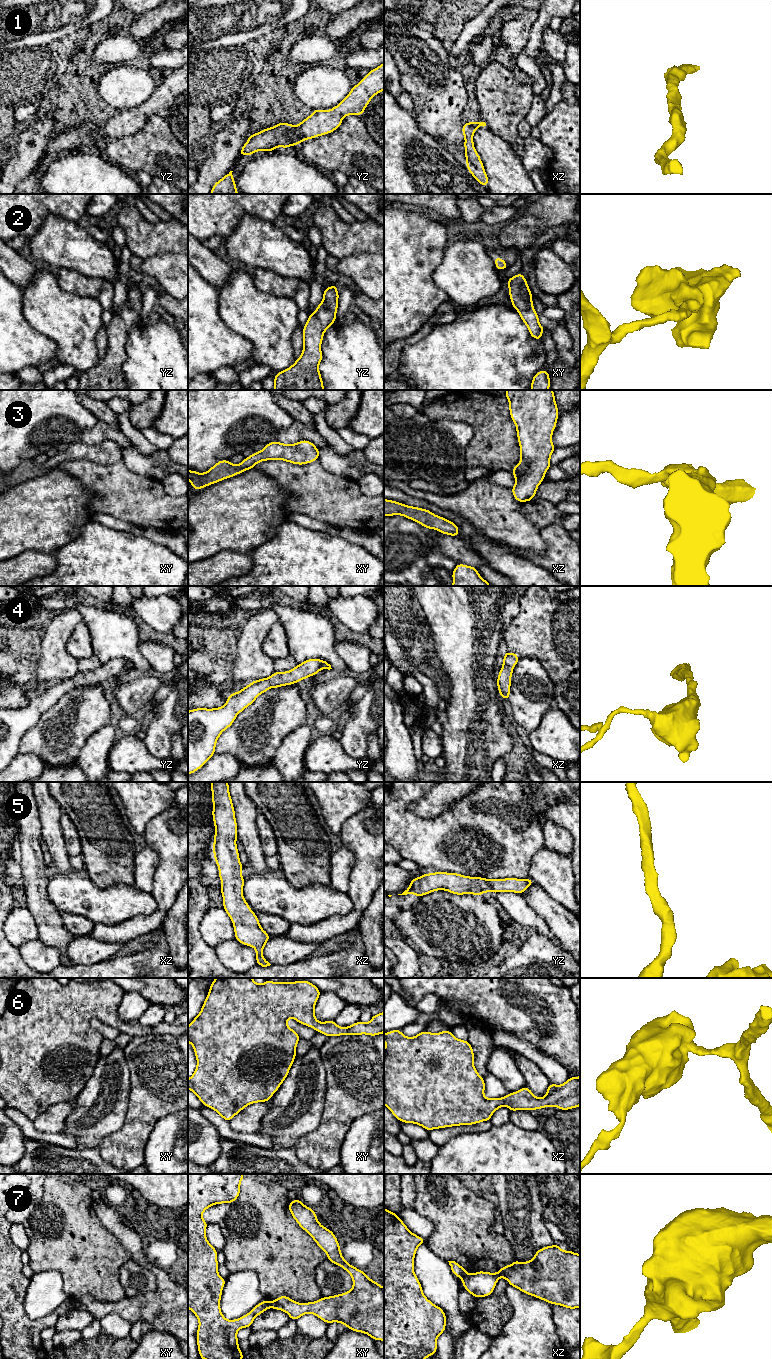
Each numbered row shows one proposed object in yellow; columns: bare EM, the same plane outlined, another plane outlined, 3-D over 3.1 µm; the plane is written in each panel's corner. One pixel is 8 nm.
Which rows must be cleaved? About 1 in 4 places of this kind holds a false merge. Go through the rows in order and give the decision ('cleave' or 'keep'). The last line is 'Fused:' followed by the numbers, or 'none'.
1: keep
2: keep
3: keep
4: keep
5: keep
6: keep
7: cleave
Fused: 7

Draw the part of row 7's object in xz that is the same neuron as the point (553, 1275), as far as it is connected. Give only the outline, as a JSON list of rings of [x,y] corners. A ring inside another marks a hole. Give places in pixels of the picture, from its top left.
[[[557,1244],[546,1246],[536,1251],[530,1261],[519,1262],[514,1260],[511,1265],[503,1266],[497,1273],[478,1271],[468,1274],[462,1278],[462,1284],[467,1292],[476,1298],[490,1296],[500,1277],[505,1278],[510,1286],[516,1287],[523,1293],[549,1302],[551,1305],[556,1304],[569,1309],[580,1308],[580,1254],[571,1250],[564,1251]]]

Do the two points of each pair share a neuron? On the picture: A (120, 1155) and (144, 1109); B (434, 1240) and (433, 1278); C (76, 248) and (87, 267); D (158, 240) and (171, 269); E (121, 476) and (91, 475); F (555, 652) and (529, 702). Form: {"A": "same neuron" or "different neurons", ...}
{"A": "same neuron", "B": "different neurons", "C": "same neuron", "D": "different neurons", "E": "same neuron", "F": "different neurons"}

